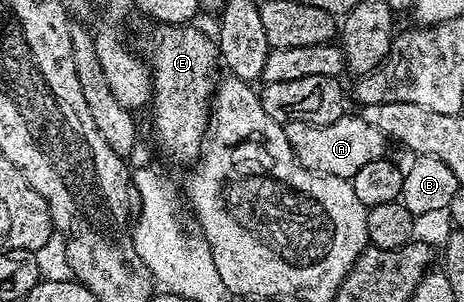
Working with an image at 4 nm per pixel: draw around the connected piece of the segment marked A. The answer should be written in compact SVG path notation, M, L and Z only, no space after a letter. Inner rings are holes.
M360 114L340 116L330 124L308 124L307 122L287 122L284 126L287 142L295 158L304 168L319 174L331 174L344 180L352 180L367 162L386 159L386 136L375 126L363 122Z

